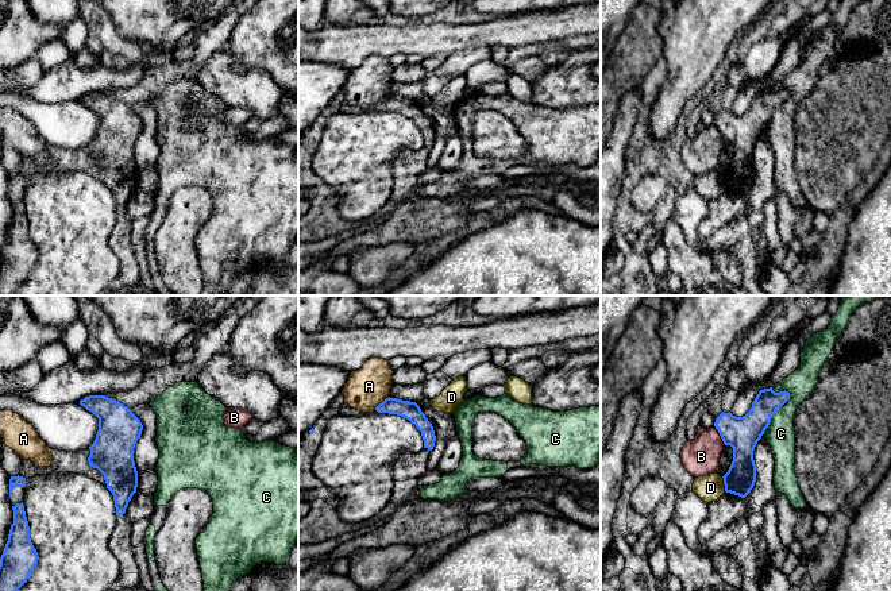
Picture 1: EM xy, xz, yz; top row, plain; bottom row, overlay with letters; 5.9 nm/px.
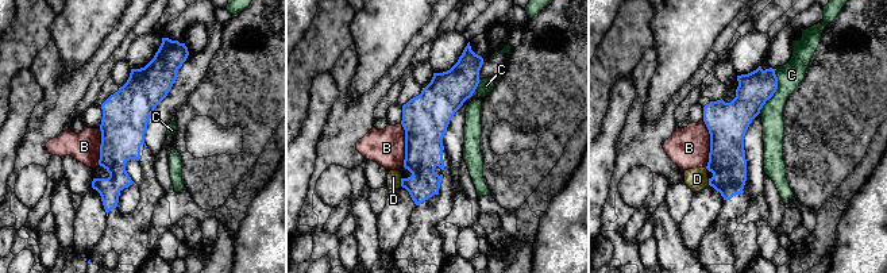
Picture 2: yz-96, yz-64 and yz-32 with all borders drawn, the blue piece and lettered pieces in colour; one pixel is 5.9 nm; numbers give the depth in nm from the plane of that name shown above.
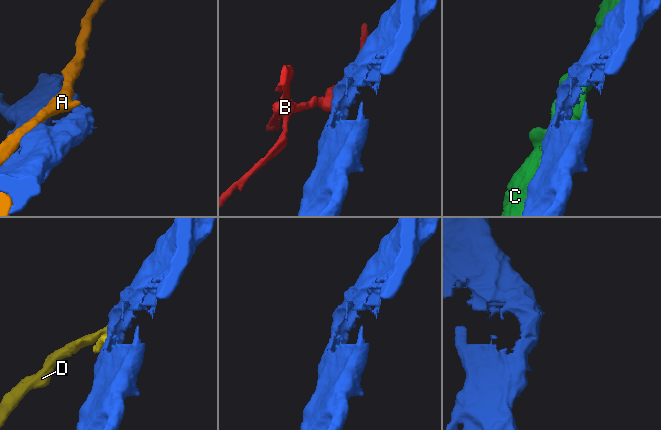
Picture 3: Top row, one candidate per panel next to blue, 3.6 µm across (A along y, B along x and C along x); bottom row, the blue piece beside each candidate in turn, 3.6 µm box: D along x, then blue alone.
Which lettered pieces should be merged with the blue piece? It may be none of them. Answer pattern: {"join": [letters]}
{"join": []}

